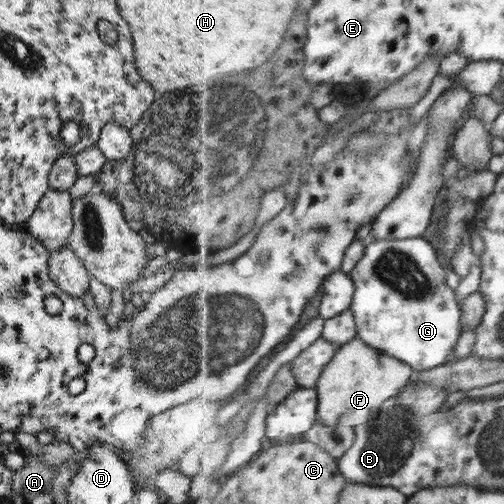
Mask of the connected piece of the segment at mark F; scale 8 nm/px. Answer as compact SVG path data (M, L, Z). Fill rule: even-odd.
M357 338L344 344L324 369L316 386L319 397L318 424L356 427L377 418L377 414L391 405L415 374L406 363L371 348L363 339Z

